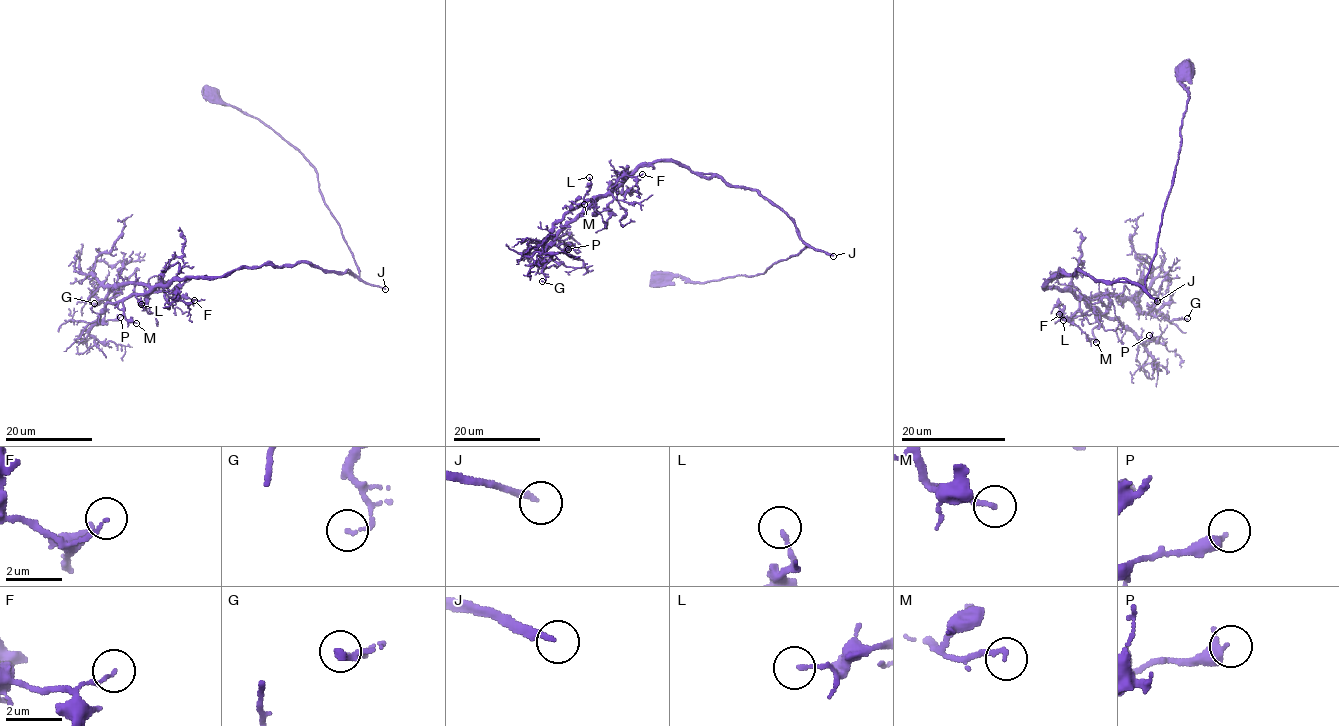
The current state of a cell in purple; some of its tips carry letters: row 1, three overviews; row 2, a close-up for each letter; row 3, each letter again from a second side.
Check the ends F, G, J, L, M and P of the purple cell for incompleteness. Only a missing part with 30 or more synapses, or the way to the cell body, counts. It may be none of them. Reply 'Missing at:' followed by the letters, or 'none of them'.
Missing at: J

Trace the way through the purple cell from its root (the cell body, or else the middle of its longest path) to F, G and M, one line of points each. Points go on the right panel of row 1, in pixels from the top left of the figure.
F: (1185, 69), (1180, 152), (1145, 285), (1061, 273), (1045, 287), (1067, 288), (1079, 308), (1059, 314)
G: (1185, 69), (1180, 152), (1145, 285), (1097, 282), (1076, 270), (1045, 287), (1126, 296), (1145, 313), (1187, 318)
M: (1185, 69), (1180, 152), (1145, 285), (1097, 282), (1080, 270), (1045, 285), (1067, 288), (1100, 313), (1096, 342)

